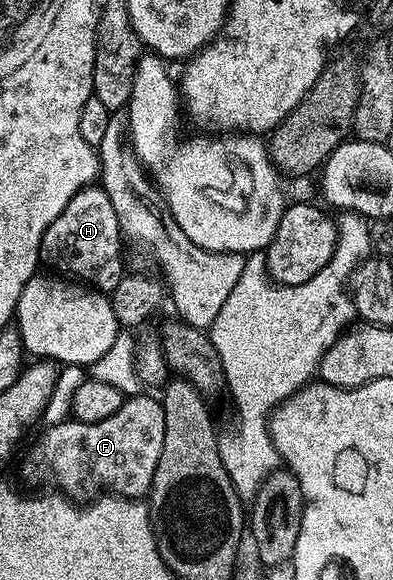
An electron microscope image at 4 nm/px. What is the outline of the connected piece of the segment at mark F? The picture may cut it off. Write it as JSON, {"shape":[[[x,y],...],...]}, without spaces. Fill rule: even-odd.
{"shape":[[[140,393],[134,394],[130,397],[124,398],[123,404],[111,417],[107,417],[103,421],[97,421],[95,424],[85,424],[76,421],[64,421],[62,423],[50,424],[46,429],[47,432],[32,445],[27,451],[27,456],[23,459],[23,475],[31,483],[56,483],[58,490],[64,496],[70,497],[72,500],[80,501],[87,495],[87,483],[96,483],[99,487],[104,487],[104,492],[113,495],[122,495],[124,499],[139,499],[146,496],[151,489],[151,482],[153,481],[153,473],[157,469],[157,457],[161,457],[161,445],[165,445],[165,409],[162,402],[158,398],[150,399],[150,394]]]}

